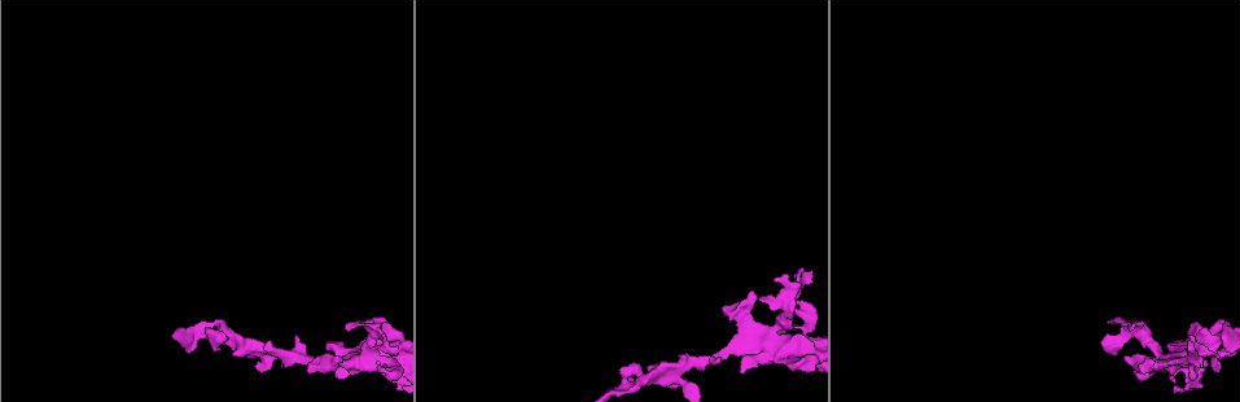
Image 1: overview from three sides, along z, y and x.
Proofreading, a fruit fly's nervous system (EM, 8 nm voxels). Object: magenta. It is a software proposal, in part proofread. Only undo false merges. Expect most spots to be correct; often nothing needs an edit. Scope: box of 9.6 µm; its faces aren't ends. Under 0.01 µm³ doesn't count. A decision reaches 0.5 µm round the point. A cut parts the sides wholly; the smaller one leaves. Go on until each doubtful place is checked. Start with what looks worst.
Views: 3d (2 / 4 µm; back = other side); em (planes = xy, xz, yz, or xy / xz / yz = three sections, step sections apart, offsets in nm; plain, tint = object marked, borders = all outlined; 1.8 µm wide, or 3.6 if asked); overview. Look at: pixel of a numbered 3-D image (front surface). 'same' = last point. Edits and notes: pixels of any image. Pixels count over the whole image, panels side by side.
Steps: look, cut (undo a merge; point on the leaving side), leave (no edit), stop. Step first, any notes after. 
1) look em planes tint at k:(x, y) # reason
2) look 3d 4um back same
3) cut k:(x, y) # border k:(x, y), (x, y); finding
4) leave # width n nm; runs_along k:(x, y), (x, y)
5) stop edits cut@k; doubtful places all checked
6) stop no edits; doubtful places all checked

look 3d 4um at 1:(375, 331) # sharp bend

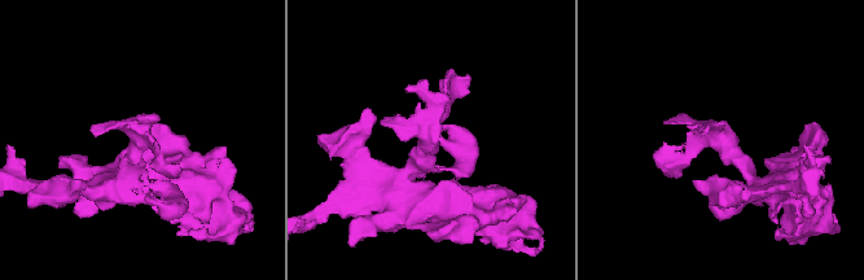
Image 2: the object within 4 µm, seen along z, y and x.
look em 3.6um planes tint at 2:(431, 123) # need the tissue

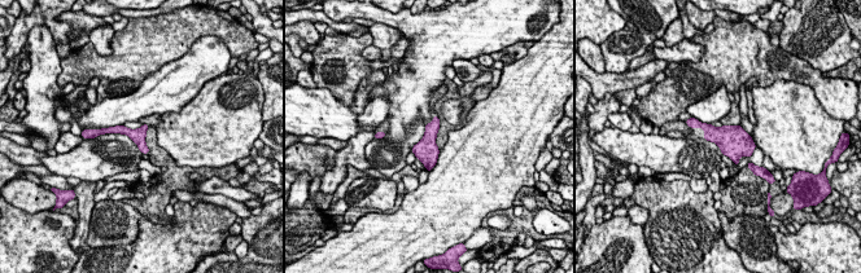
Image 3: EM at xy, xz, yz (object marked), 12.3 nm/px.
leave # runs_along 3:(112, 130), (130, 132), (144, 149); continuous, no second neuron

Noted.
look 3d 2um at 1:(1146, 365)

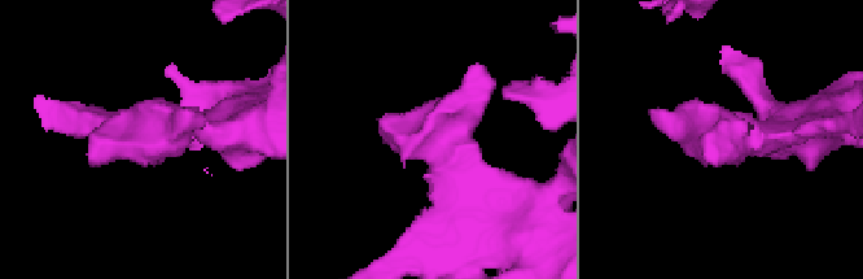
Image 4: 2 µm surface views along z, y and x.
look em planes plain at 4:(728, 137) # now the EM

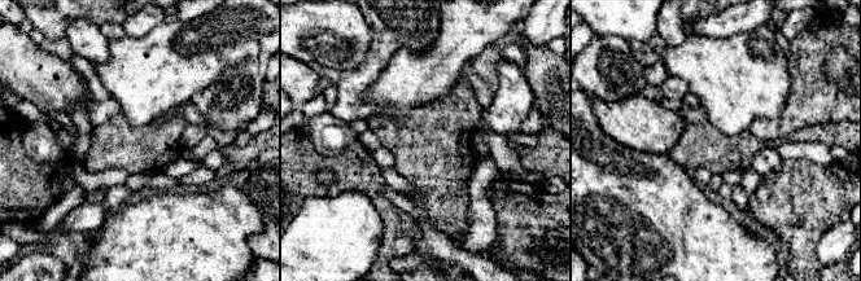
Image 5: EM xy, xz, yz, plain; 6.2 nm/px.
look em planes borders same

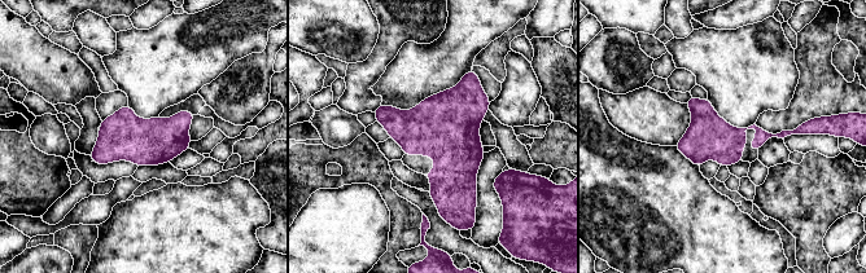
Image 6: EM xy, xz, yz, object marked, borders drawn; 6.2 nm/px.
leave # width 280 nm; continuous, no second neuron

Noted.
look 3d 4um back at 1:(778, 347) # looks like a crossing

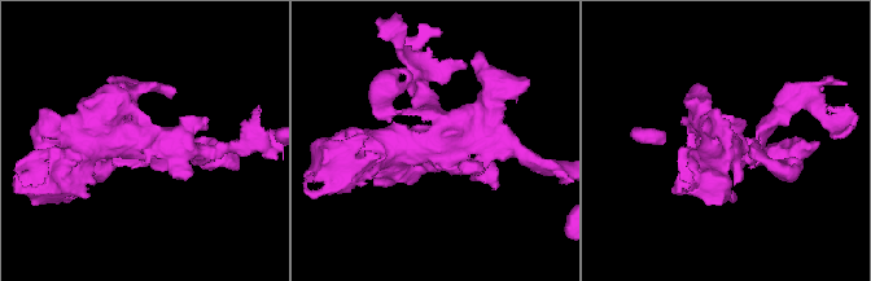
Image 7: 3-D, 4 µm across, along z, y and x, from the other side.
look em planes plain at 7:(145, 146)

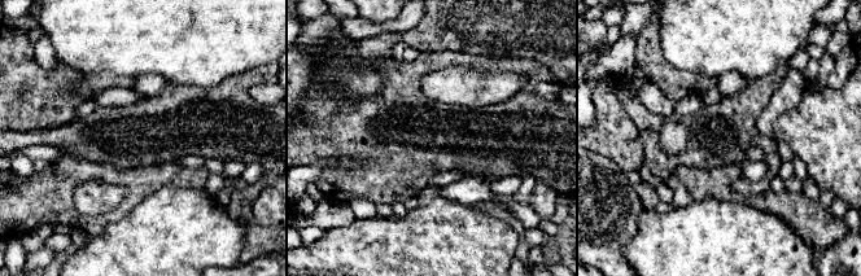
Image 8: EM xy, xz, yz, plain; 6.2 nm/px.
look em planes borders same # see the neighbours

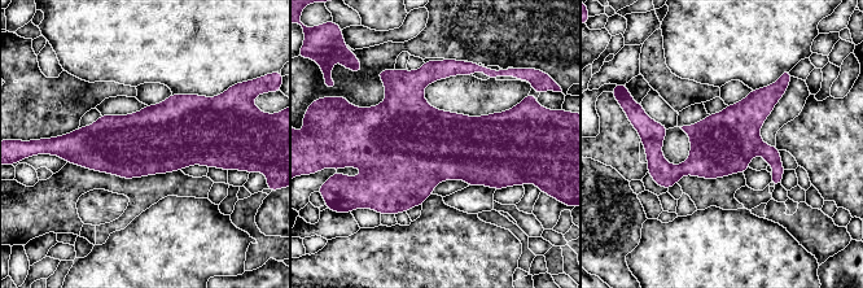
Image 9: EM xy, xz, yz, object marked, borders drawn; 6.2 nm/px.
leave # all the same neuron

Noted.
look 3d 2um at 1:(1199, 347) # abrupt turn

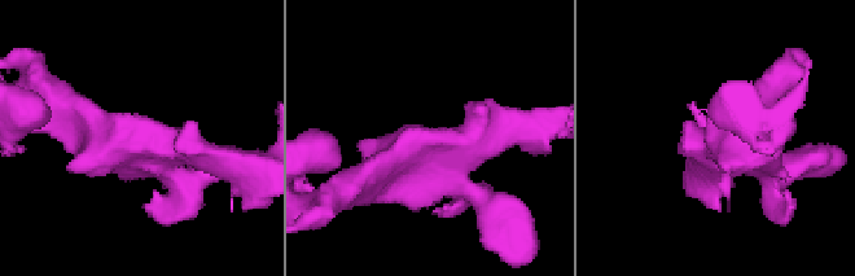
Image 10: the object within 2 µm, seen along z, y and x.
look em planes tint at 10:(719, 144) # arms 3; arm_widths 200, 200, 220 nm; shape alone is not enough

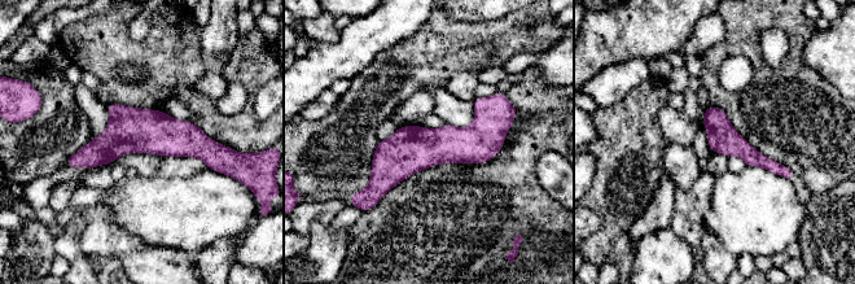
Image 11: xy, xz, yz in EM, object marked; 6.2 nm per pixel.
leave # runs_along 11:(505, 126), (412, 148), (369, 189); all the same neuron

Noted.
stop no edits; doubtful places all checked

